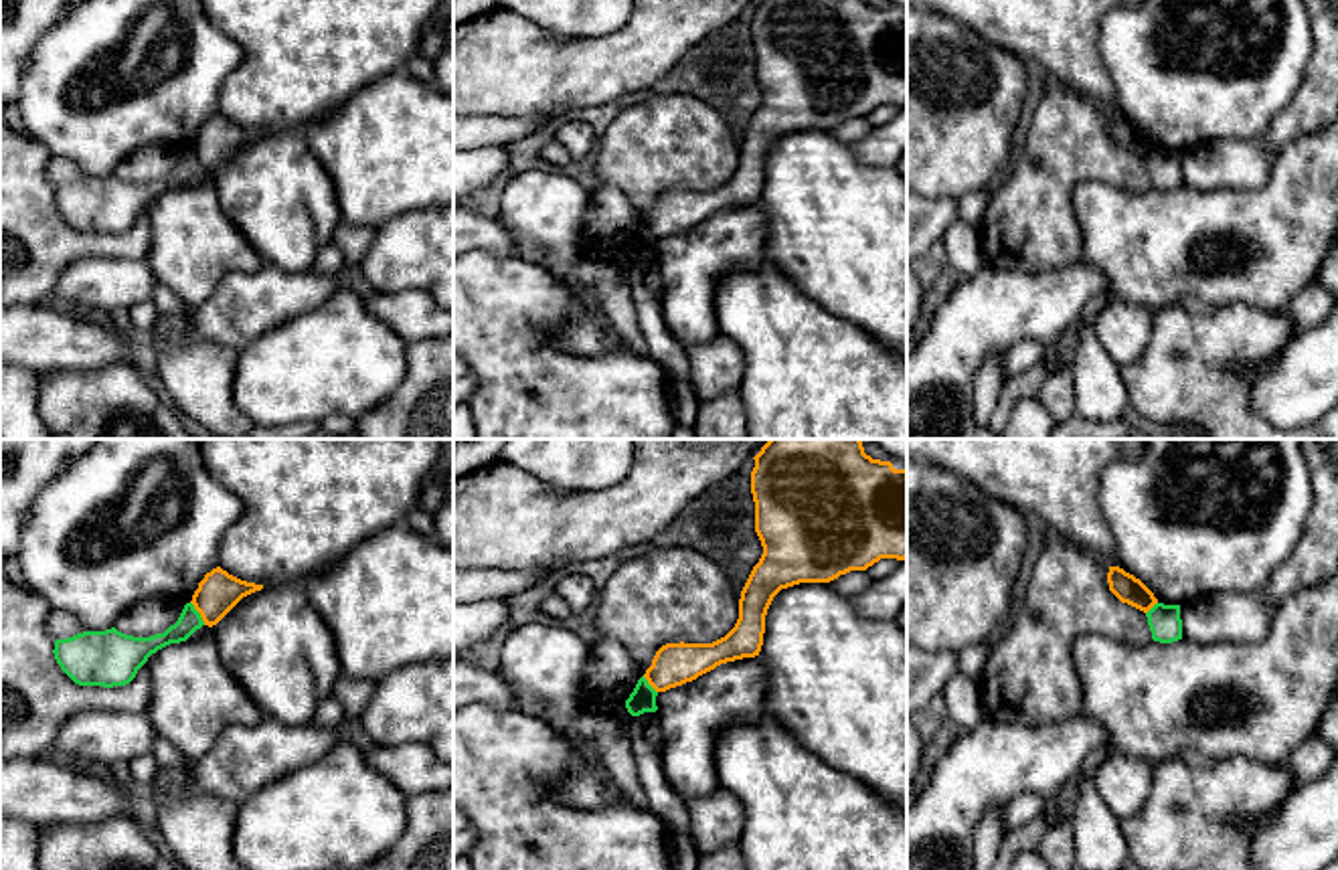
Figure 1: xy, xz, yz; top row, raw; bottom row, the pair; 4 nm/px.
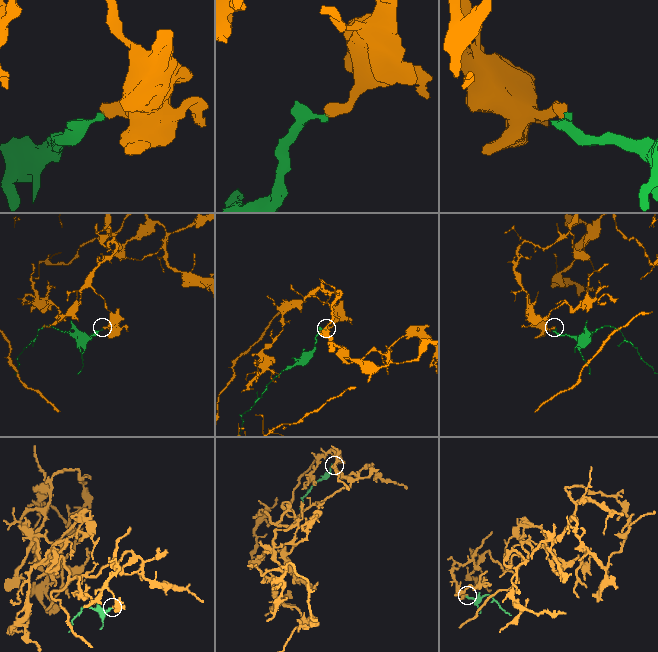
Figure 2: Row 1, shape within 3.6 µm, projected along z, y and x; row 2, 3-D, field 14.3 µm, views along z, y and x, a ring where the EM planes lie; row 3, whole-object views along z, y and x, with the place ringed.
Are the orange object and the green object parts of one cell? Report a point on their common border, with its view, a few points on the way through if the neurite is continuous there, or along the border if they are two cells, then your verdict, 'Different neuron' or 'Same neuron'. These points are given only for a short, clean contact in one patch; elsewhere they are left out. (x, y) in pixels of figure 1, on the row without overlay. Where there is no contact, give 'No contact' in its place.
Touches orange at xy (199, 158). Boundary: xy (191, 148), (205, 170). Different neuron

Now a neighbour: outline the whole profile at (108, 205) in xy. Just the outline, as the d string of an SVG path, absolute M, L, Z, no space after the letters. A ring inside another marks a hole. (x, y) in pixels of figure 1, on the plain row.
M186 150L178 168L164 180L134 184L117 178L83 178L55 188L55 206L79 233L126 233L158 196L186 188L204 172L192 150Z

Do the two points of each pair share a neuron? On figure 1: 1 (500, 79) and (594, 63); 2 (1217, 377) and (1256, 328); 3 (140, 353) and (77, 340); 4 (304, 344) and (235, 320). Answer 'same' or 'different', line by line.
1: same
2: same
3: different
4: different

